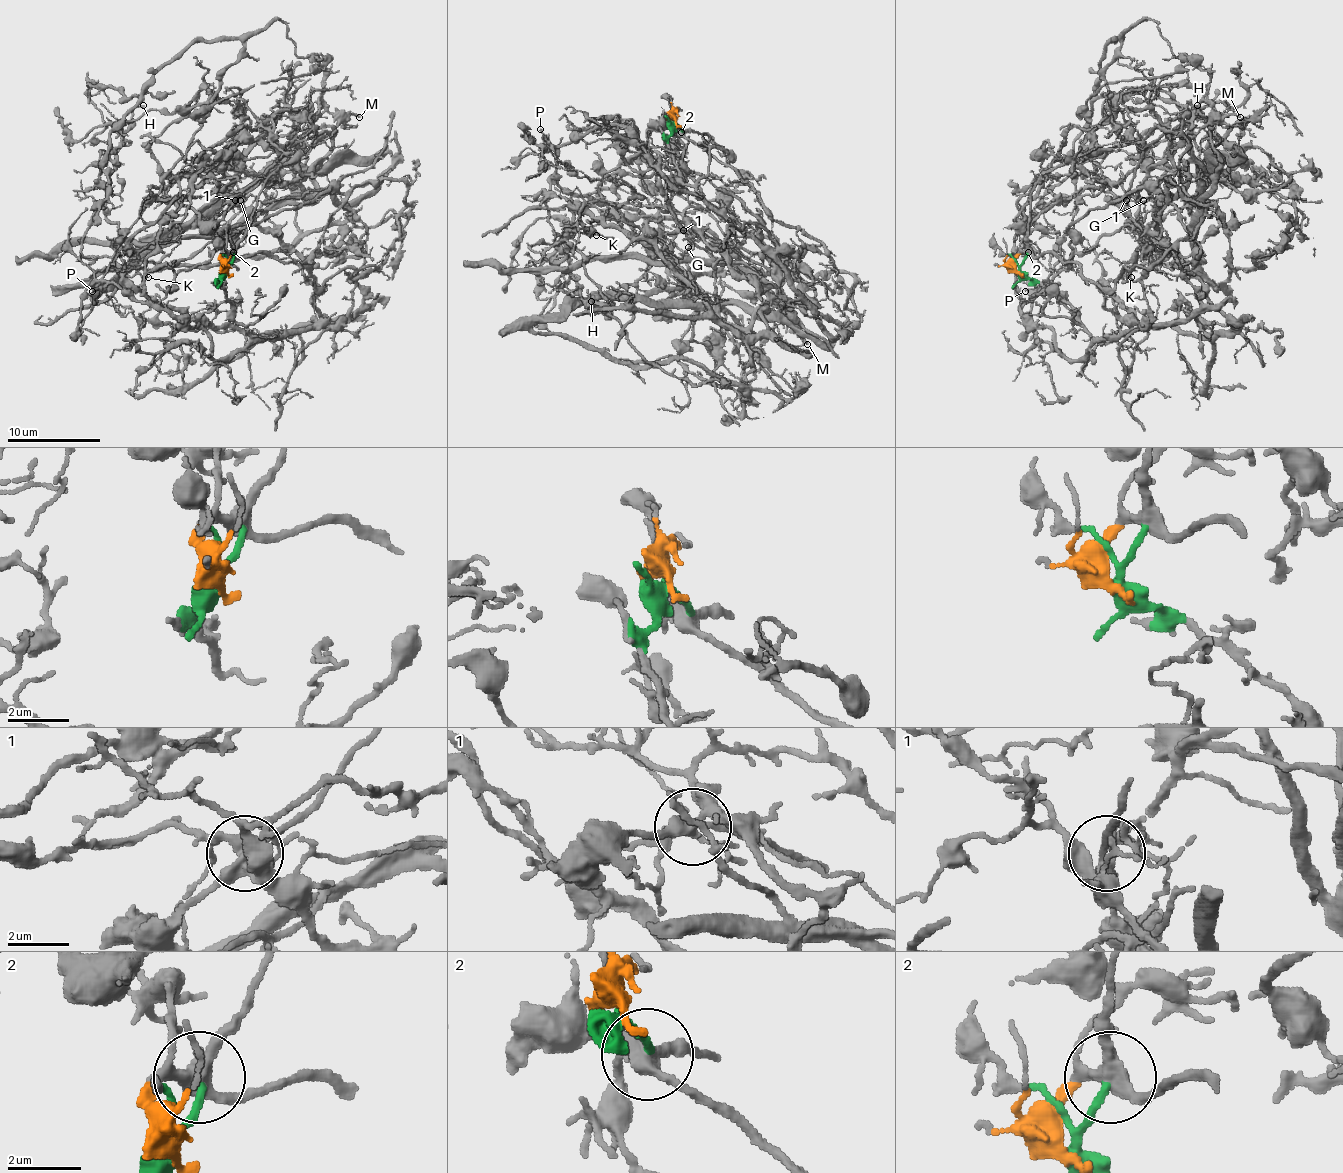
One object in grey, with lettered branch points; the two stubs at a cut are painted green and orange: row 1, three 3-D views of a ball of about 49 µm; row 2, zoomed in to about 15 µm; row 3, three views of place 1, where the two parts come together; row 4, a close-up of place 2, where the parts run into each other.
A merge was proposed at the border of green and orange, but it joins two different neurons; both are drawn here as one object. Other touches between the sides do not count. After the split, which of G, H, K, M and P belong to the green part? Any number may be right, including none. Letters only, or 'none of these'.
G, H, K, P

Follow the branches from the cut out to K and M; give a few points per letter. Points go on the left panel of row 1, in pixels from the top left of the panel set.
K: (227, 273), (248, 338), (214, 357), (70, 245), (121, 138), (114, 264), (149, 278)
M: (227, 273), (225, 252), (320, 287), (371, 264), (325, 243), (341, 199), (316, 196), (330, 134), (360, 117)

